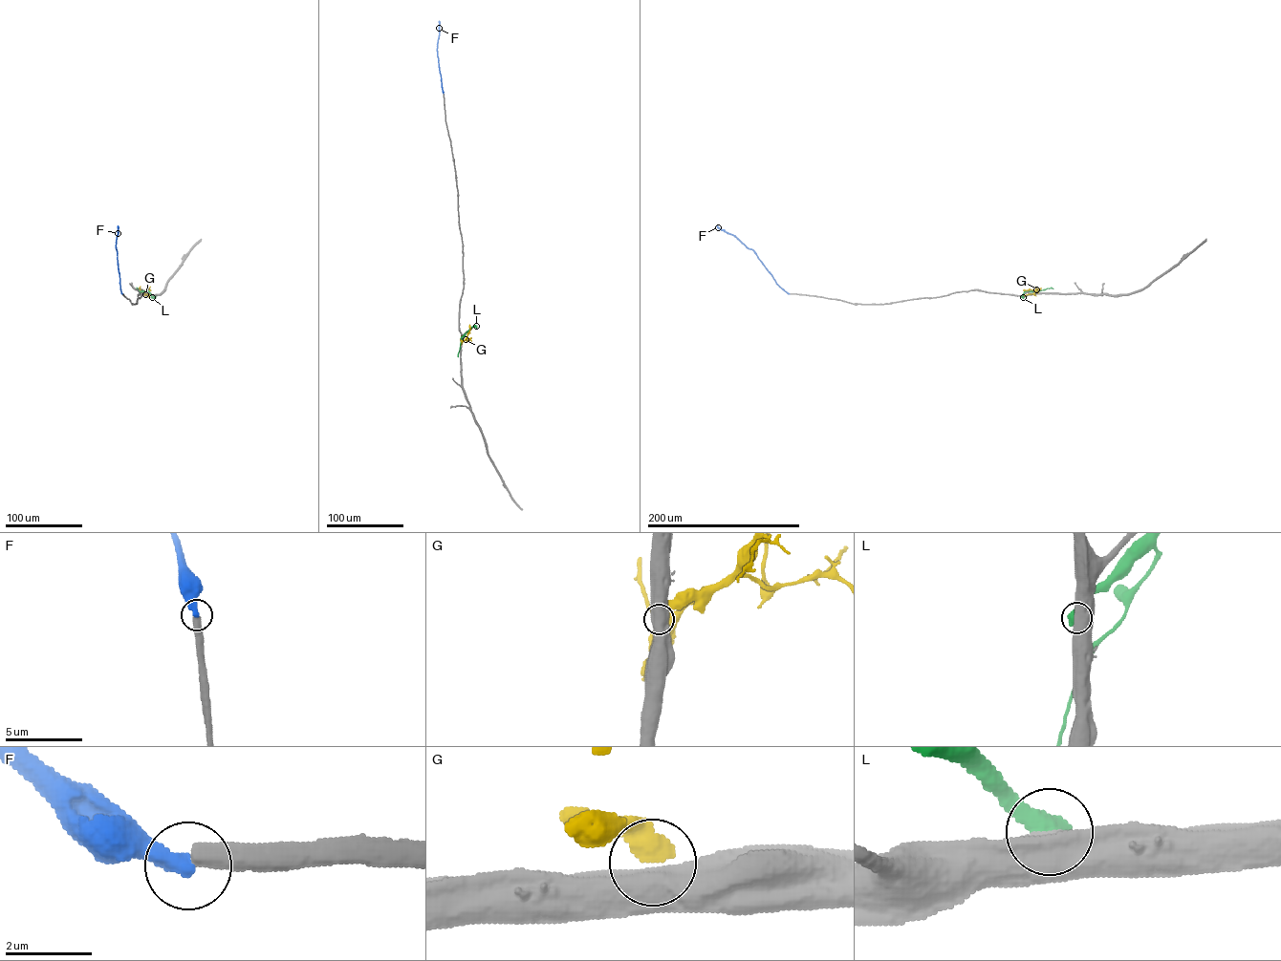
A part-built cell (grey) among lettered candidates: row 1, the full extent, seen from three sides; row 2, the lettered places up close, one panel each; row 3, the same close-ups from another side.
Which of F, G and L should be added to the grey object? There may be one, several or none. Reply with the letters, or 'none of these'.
none of these

